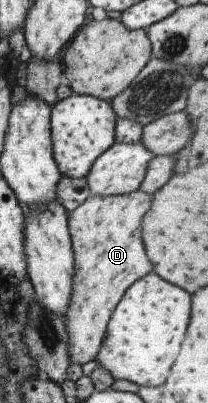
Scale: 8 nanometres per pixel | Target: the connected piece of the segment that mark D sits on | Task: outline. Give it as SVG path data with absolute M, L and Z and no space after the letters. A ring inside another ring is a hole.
M141 190L113 197L89 196L71 212L69 228L74 245L74 287L64 322L69 336L71 363L96 360L107 326L125 291L153 271L141 239L141 219L153 197Z

